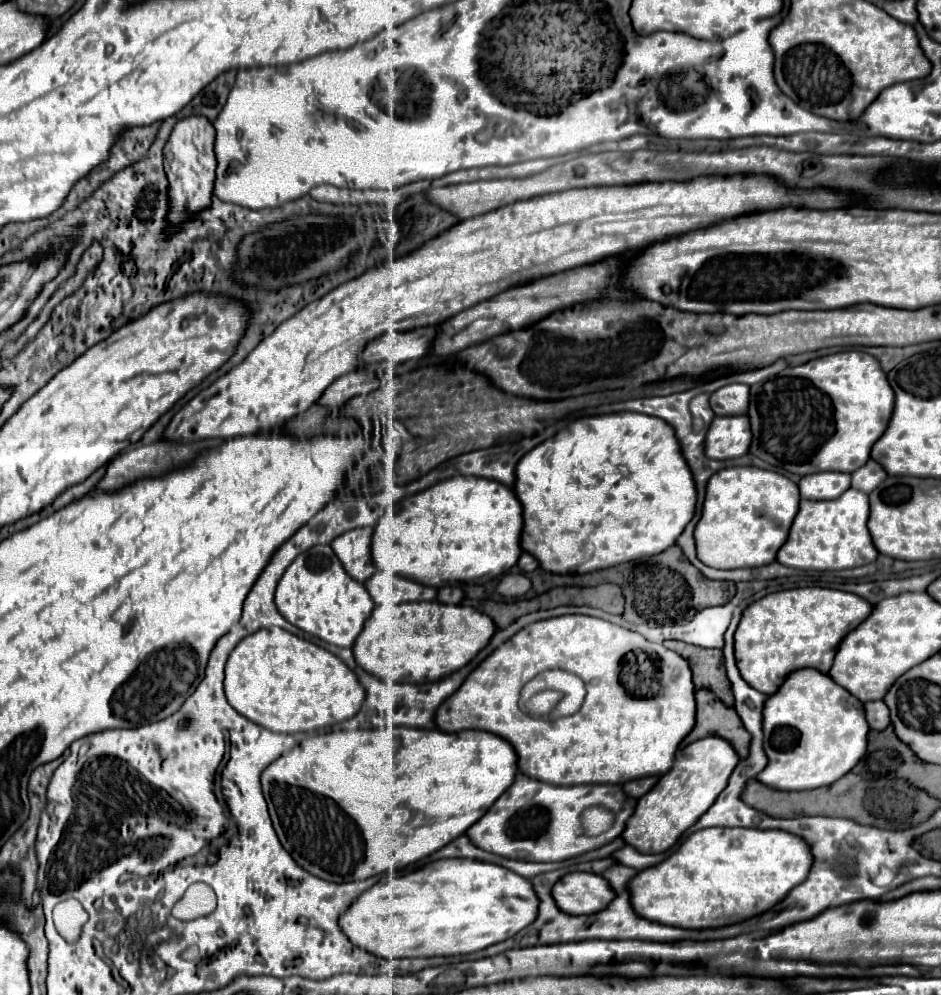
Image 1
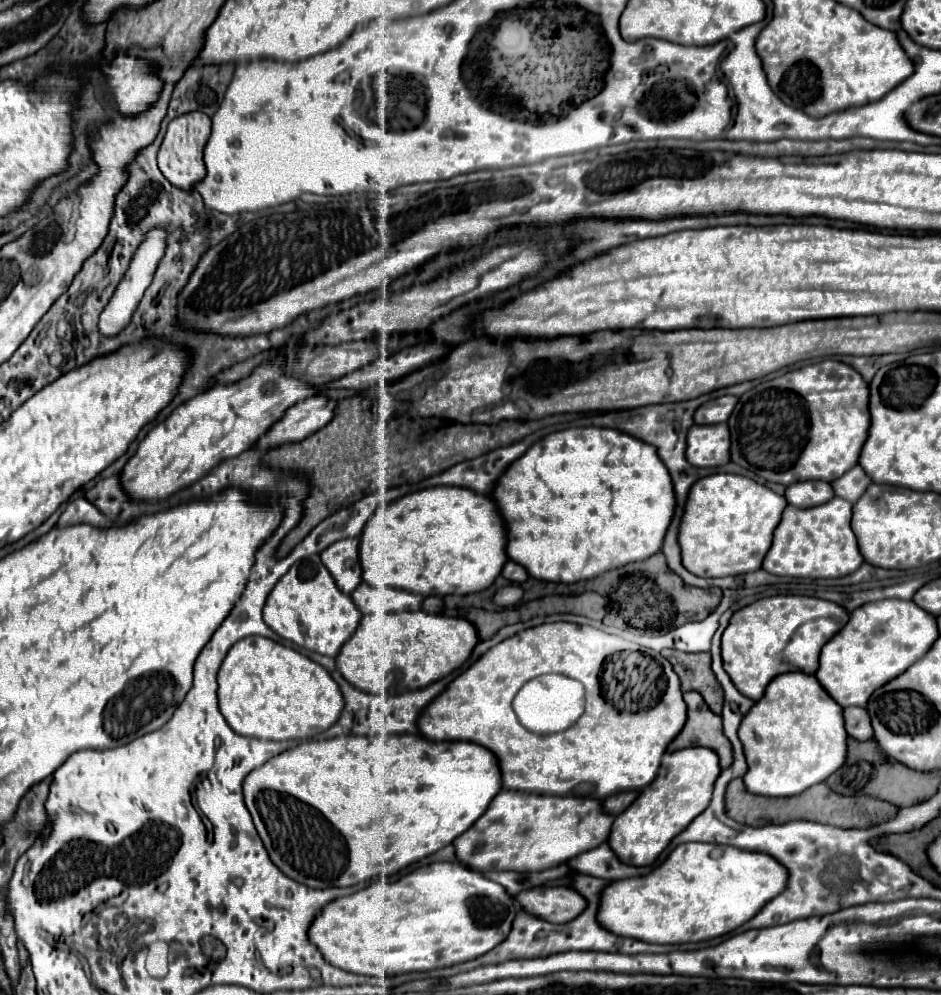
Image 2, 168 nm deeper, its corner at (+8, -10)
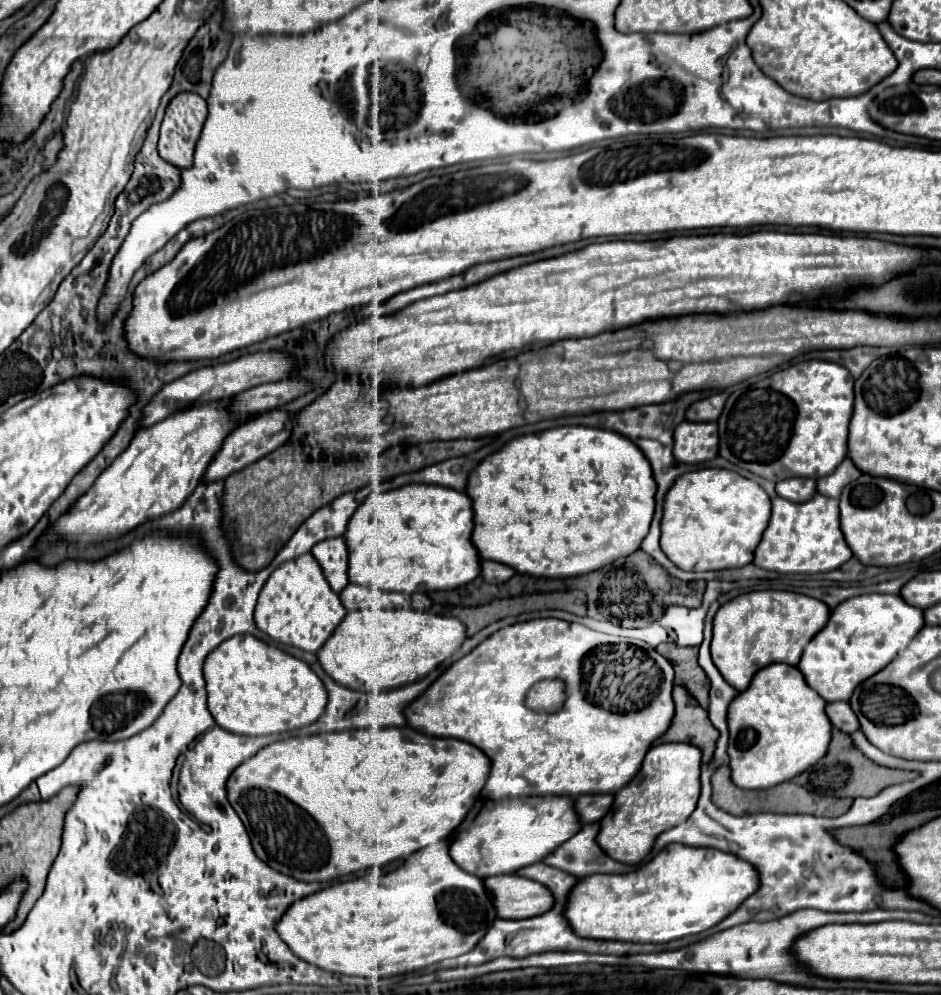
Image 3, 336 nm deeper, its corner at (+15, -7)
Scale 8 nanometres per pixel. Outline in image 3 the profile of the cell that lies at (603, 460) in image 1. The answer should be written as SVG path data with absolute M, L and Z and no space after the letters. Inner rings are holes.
M567 425L567 427L553 427L547 431L539 431L539 433L519 435L519 437L513 437L511 441L507 441L499 451L487 455L469 475L465 493L473 501L473 513L475 513L475 529L473 529L471 541L473 541L481 559L503 563L503 565L507 565L523 575L551 577L551 579L585 575L589 571L595 571L595 569L601 569L601 567L613 563L619 557L627 557L639 549L641 541L645 539L645 533L649 531L649 523L653 519L655 491L657 491L657 485L653 481L653 471L649 469L649 461L645 459L641 449L637 449L637 445L633 445L633 441L621 437L619 433L595 429L595 427Z

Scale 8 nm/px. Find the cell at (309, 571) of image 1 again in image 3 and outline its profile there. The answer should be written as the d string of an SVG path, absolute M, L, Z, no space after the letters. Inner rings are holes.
M311 553L281 563L265 581L255 607L255 623L273 641L315 653L345 617L339 595L331 591Z

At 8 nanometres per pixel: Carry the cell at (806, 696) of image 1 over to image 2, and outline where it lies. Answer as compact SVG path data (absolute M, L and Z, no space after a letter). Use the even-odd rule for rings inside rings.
M802 672L776 676L768 684L764 696L744 716L740 740L748 760L744 784L760 796L796 796L834 774L848 754L844 710L828 696L816 676Z

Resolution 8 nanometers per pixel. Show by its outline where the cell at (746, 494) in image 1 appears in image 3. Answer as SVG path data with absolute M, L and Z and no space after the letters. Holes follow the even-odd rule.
M695 469L677 477L665 495L661 519L661 549L679 567L693 571L719 571L743 567L753 561L753 551L761 541L771 517L769 495L751 479L741 477L729 469Z

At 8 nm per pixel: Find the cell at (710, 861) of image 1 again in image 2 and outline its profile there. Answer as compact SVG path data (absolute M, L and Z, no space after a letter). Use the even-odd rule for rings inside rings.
M686 842L674 848L662 866L652 870L648 876L628 878L610 882L602 892L600 902L600 924L610 932L626 938L636 938L642 942L662 944L662 942L704 942L724 936L744 922L754 918L764 904L768 904L786 886L788 870L764 852L748 852L734 846Z

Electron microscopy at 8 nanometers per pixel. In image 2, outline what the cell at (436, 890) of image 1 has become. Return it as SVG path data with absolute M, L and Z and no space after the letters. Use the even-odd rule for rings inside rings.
M434 862L414 870L396 882L381 878L356 894L334 900L312 922L308 936L318 944L324 958L336 968L384 978L404 972L426 972L474 960L506 940L516 914L518 908L514 898L508 896L504 886L484 878L474 870L468 870L462 864Z

